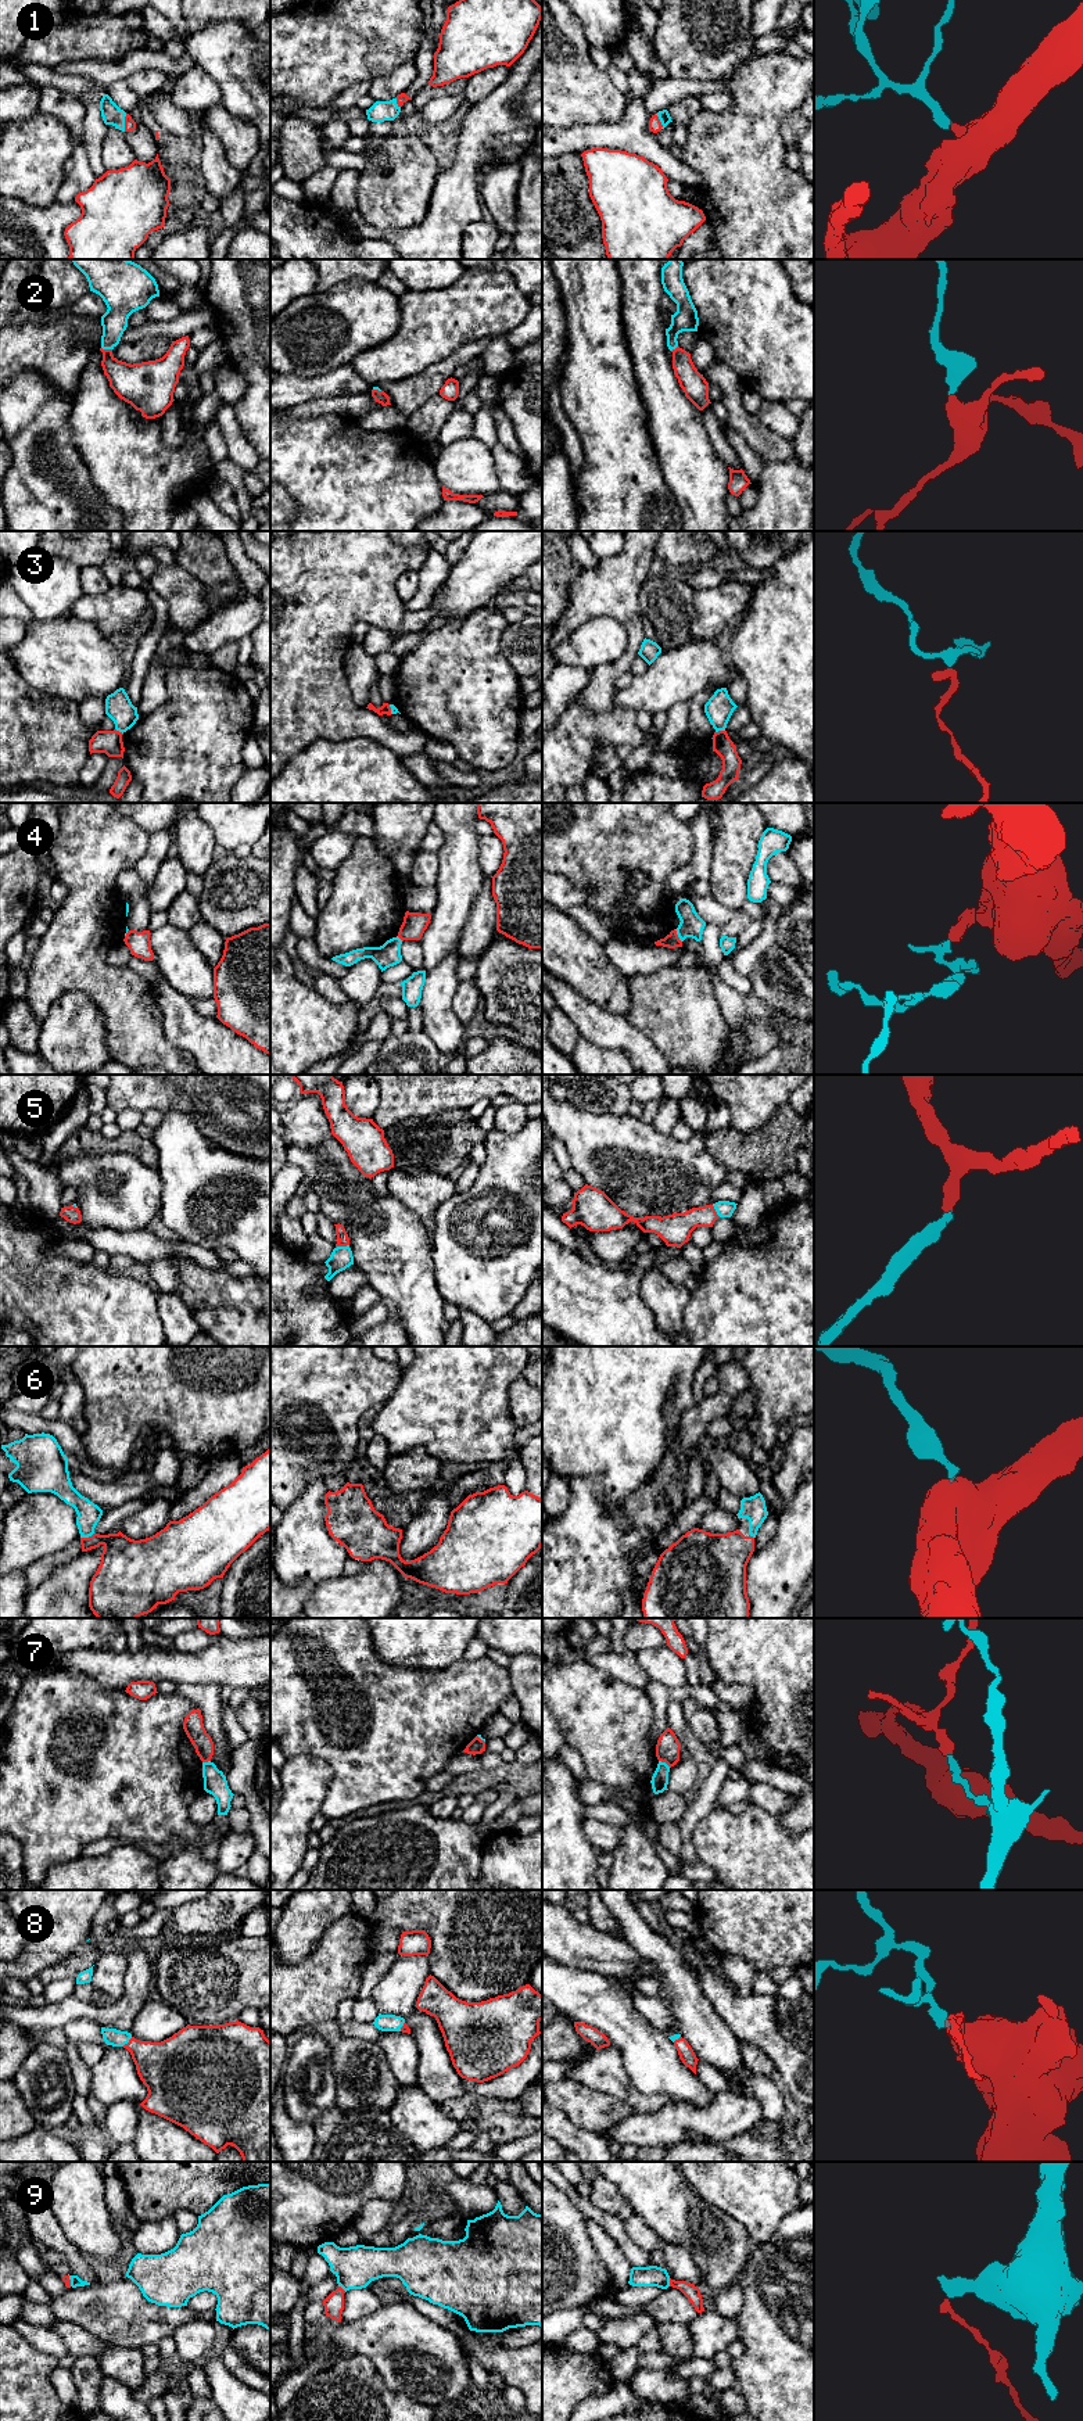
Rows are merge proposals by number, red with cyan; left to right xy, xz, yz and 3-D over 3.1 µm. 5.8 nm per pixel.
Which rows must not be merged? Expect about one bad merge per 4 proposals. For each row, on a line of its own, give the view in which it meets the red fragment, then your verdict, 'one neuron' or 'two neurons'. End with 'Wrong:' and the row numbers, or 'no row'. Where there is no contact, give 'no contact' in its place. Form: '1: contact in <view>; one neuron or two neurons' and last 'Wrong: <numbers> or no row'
1: contact in xy; one neuron
2: contact in xy; one neuron
3: contact in yz; two neurons
4: contact in yz; two neurons
5: contact in xz; one neuron
6: contact in xy; one neuron
7: contact in yz; two neurons
8: contact in xy; one neuron
9: contact in yz; two neurons
Wrong: 3, 4, 7, 9

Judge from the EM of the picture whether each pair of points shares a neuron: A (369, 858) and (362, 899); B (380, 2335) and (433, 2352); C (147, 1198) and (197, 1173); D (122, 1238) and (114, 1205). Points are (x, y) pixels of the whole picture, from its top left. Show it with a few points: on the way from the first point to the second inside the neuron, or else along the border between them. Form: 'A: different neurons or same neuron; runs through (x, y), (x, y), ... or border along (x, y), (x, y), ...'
A: same neuron; runs through (368, 868), (366, 889)
B: same neuron; runs through (393, 2337), (402, 2345), (415, 2345), (420, 2350)
C: different neurons; border along (156, 1169), (161, 1182), (160, 1212)
D: different neurons; border along (89, 1226), (111, 1230), (144, 1229)

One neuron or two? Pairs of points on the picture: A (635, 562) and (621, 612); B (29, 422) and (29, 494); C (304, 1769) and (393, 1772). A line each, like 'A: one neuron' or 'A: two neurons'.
A: one neuron
B: one neuron
C: two neurons

